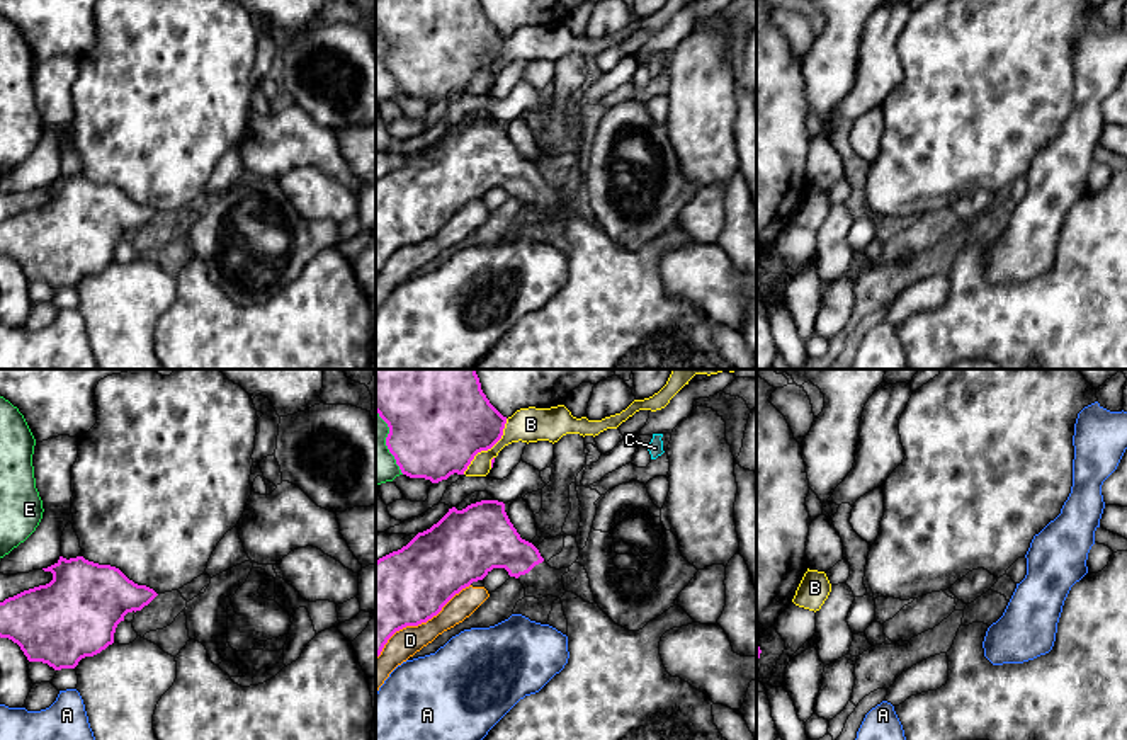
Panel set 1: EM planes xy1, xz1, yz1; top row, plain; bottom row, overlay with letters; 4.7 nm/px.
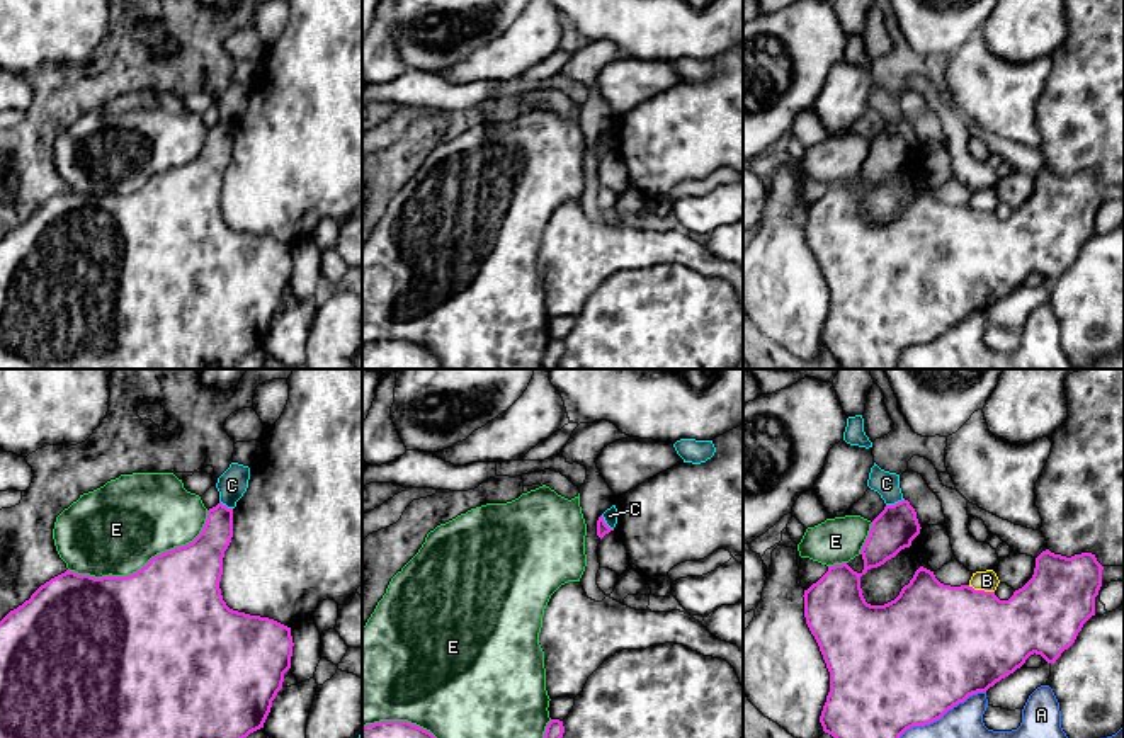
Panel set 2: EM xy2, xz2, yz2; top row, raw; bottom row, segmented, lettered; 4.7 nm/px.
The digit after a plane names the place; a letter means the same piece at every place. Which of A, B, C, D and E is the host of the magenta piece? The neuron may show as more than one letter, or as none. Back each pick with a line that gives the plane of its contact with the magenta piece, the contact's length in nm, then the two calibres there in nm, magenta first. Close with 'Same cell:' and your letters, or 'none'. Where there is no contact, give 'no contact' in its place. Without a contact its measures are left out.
Same cell: none

